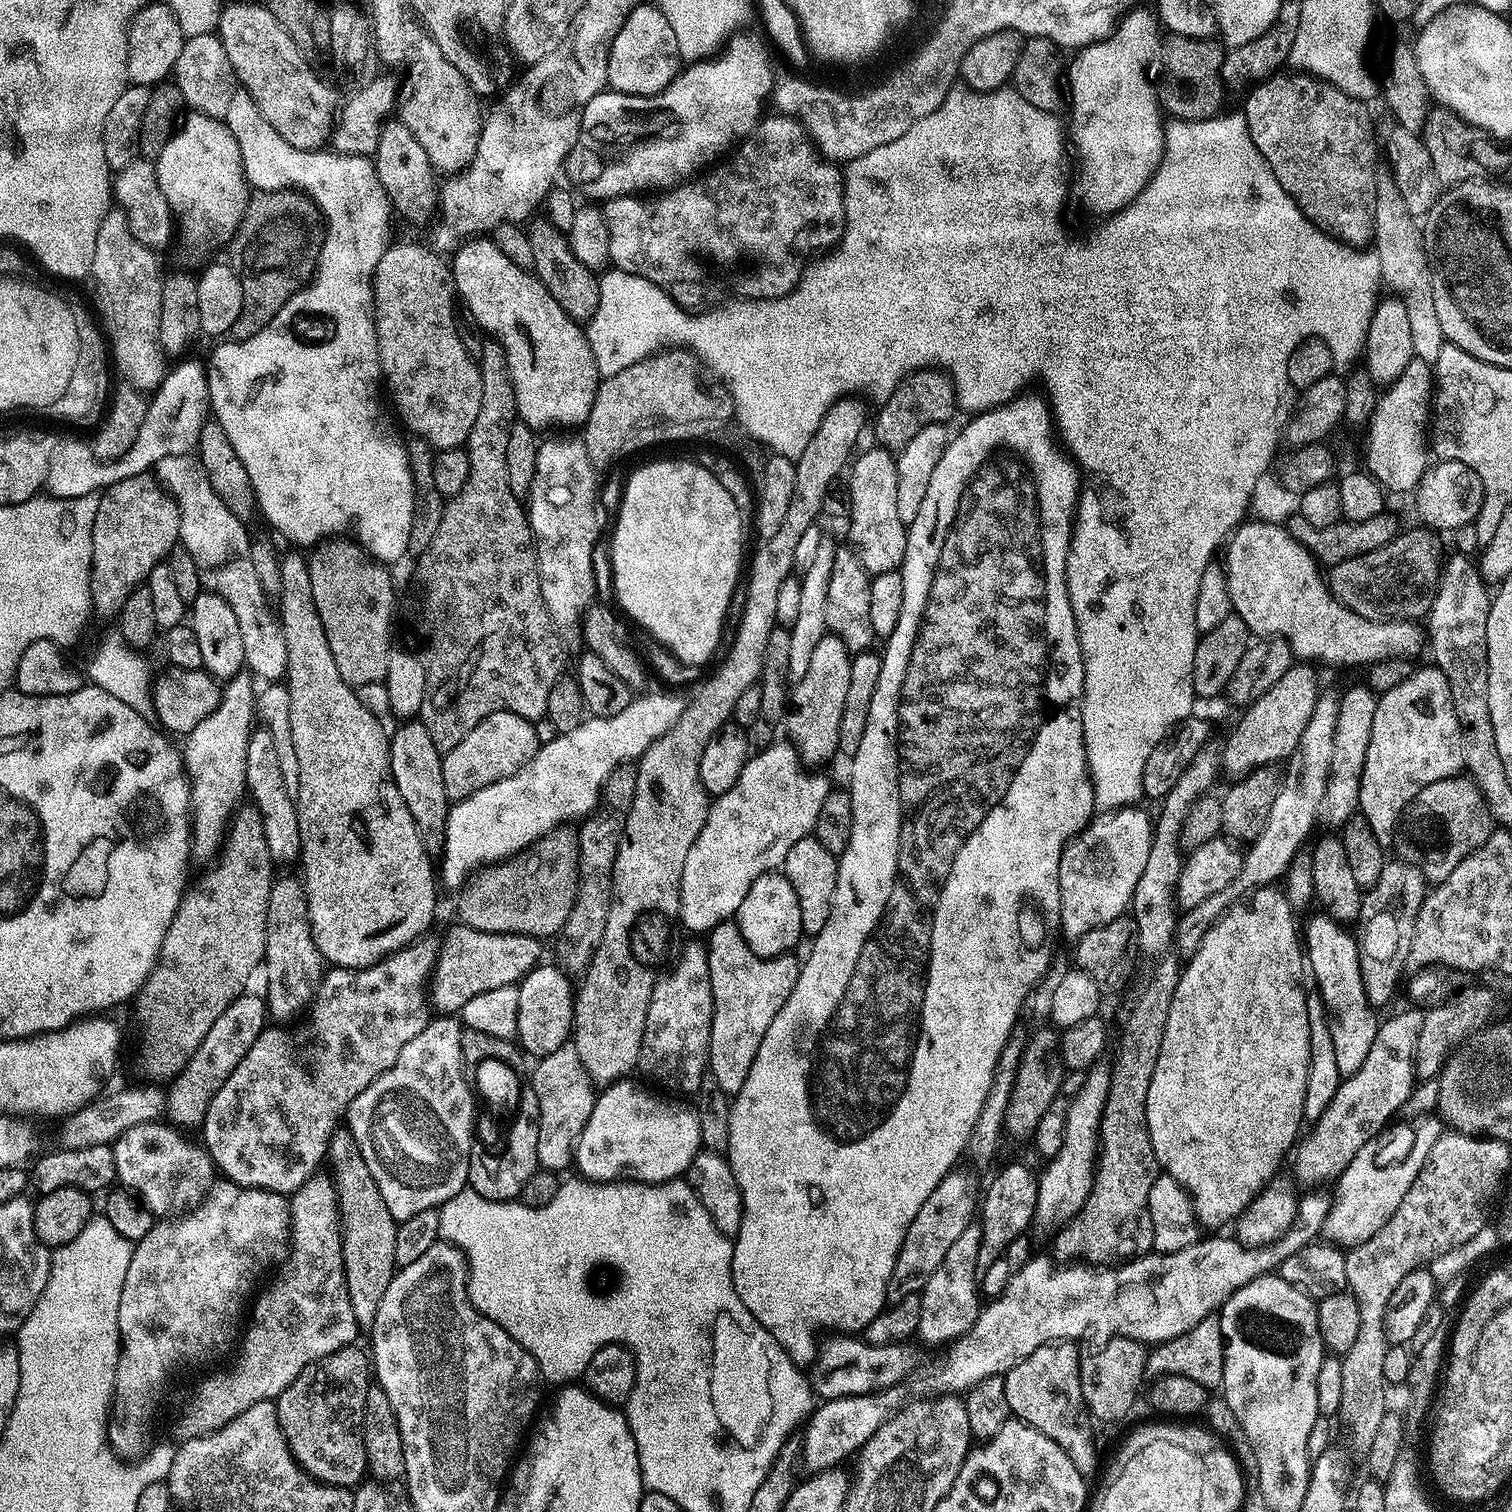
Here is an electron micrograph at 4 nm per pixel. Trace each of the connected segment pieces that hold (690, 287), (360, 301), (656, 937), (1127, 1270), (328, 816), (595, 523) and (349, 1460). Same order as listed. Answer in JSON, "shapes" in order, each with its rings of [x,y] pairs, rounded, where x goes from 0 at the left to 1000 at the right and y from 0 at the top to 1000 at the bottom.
{"shapes":[[[[521,75],[513,76],[506,76],[500,87],[494,91],[481,105],[476,107],[479,107],[479,108],[474,108],[470,113],[466,115],[469,115],[469,116],[464,116],[462,118],[448,122],[446,124],[440,126],[438,128],[432,129],[431,131],[424,131],[423,129],[419,128],[417,130],[407,130],[405,132],[399,133],[399,144],[403,152],[404,174],[411,178],[412,180],[416,180],[433,187],[449,204],[452,204],[458,208],[464,208],[471,205],[479,200],[483,199],[485,197],[491,198],[515,198],[516,196],[521,196],[524,193],[532,183],[533,175],[536,173],[534,171],[540,169],[540,170],[542,170],[545,168],[542,168],[542,167],[545,167],[547,164],[548,165],[552,165],[558,157],[560,150],[558,147],[558,114],[555,108],[551,107],[544,103],[540,93],[535,89],[535,85],[530,82],[526,77]]],[[[161,60],[156,60],[155,65],[152,65],[152,70],[149,72],[147,81],[152,86],[152,89],[155,89],[155,94],[157,94],[157,99],[160,102],[161,116],[165,122],[173,127],[198,126],[199,128],[203,128],[206,134],[210,138],[213,146],[213,142],[214,142],[214,146],[217,147],[217,153],[216,151],[213,156],[212,171],[209,173],[209,182],[190,198],[189,202],[187,202],[187,205],[184,205],[184,208],[181,208],[181,210],[179,210],[179,213],[176,216],[173,216],[173,218],[171,218],[171,221],[168,221],[168,224],[144,227],[146,228],[138,234],[138,241],[136,240],[136,249],[140,274],[146,280],[147,284],[149,284],[149,290],[152,290],[152,295],[155,295],[157,303],[160,303],[160,308],[163,308],[163,313],[165,313],[167,325],[169,326],[171,340],[173,339],[189,356],[194,357],[196,359],[194,360],[208,361],[215,356],[225,356],[232,353],[236,360],[239,360],[245,368],[248,368],[252,372],[268,370],[270,368],[270,359],[271,358],[271,345],[274,345],[275,322],[271,313],[268,292],[264,291],[265,284],[263,282],[261,278],[261,281],[259,281],[259,276],[254,273],[254,270],[251,268],[253,247],[250,224],[249,223],[246,186],[249,181],[249,175],[253,171],[255,164],[258,161],[257,145],[261,143],[261,138],[253,126],[253,122],[250,120],[249,109],[242,103],[227,103],[225,101],[216,99],[203,101],[192,97],[192,94],[189,94],[189,91],[187,91],[187,89],[184,89],[184,86],[181,86],[181,83],[179,83],[179,81],[176,81],[176,78],[173,78],[173,73],[171,73],[168,65],[165,65],[165,62]]],[[[559,263],[553,265],[549,269],[549,271],[546,271],[544,279],[541,279],[541,284],[538,284],[538,290],[536,290],[533,298],[530,298],[530,300],[525,306],[526,308],[526,313],[525,313],[525,329],[522,329],[522,335],[520,337],[520,343],[517,345],[517,348],[515,348],[515,353],[512,353],[512,356],[505,358],[505,359],[502,360],[503,362],[501,364],[500,368],[497,370],[497,376],[496,376],[495,378],[494,376],[493,384],[495,381],[495,390],[492,392],[492,403],[489,405],[489,413],[487,414],[487,421],[485,422],[484,427],[481,429],[481,435],[477,438],[476,442],[475,442],[468,450],[466,449],[465,452],[462,453],[464,455],[461,456],[460,461],[459,461],[458,463],[456,462],[454,464],[451,472],[448,475],[448,478],[446,478],[444,482],[442,483],[437,489],[433,490],[432,492],[423,499],[423,502],[420,506],[421,519],[419,520],[419,530],[417,533],[417,538],[414,541],[414,549],[413,550],[411,557],[409,560],[409,567],[406,567],[405,596],[403,597],[403,604],[401,607],[401,615],[398,618],[398,623],[395,626],[394,630],[392,632],[392,637],[389,638],[389,641],[385,644],[384,648],[386,649],[384,649],[384,653],[382,651],[382,653],[380,654],[380,663],[378,665],[378,685],[377,686],[377,690],[382,694],[382,700],[385,700],[385,705],[388,705],[388,708],[392,711],[392,714],[395,718],[401,718],[408,714],[417,712],[419,711],[418,708],[419,710],[421,708],[423,702],[423,695],[425,694],[425,681],[427,679],[427,668],[430,665],[430,660],[433,657],[433,652],[435,648],[437,647],[438,642],[446,638],[447,636],[450,634],[450,629],[454,624],[454,616],[450,610],[451,573],[454,573],[454,567],[456,565],[456,560],[459,560],[462,552],[464,552],[464,546],[468,540],[468,533],[470,531],[468,524],[464,520],[464,515],[462,512],[462,507],[464,507],[464,498],[467,496],[467,493],[470,491],[470,488],[472,488],[472,485],[475,485],[475,483],[484,476],[485,466],[488,465],[488,461],[489,461],[492,457],[501,454],[503,449],[503,444],[504,443],[504,435],[507,433],[507,425],[509,425],[509,419],[511,415],[514,415],[515,413],[513,407],[515,390],[517,390],[517,385],[519,385],[520,382],[524,380],[525,378],[525,364],[527,362],[528,358],[530,356],[530,353],[534,351],[537,347],[540,346],[540,344],[543,342],[544,330],[546,329],[548,325],[550,325],[554,318],[555,318],[553,317],[555,316],[556,312],[557,312],[557,315],[559,310],[562,309],[562,305],[567,298],[566,293],[568,292],[569,288],[571,286],[571,282],[573,282],[573,280],[575,282],[575,272],[574,275],[574,270],[569,265],[571,264]]],[[[865,787],[865,788],[859,792],[857,798],[857,807],[853,811],[853,813],[851,813],[851,816],[848,816],[848,819],[845,819],[843,821],[840,821],[837,824],[829,824],[825,825],[823,823],[821,823],[819,820],[814,817],[807,817],[810,816],[802,816],[800,819],[794,819],[790,824],[784,824],[784,827],[779,827],[778,828],[771,828],[769,829],[760,829],[753,832],[747,833],[745,835],[739,835],[737,837],[726,837],[719,835],[699,835],[695,830],[688,831],[683,830],[682,833],[679,835],[679,837],[676,837],[676,840],[673,840],[673,843],[671,843],[671,845],[668,845],[668,848],[665,851],[665,853],[663,857],[654,859],[653,862],[649,864],[647,872],[644,874],[644,877],[638,884],[630,886],[626,890],[626,894],[627,897],[624,897],[622,899],[619,899],[616,902],[616,905],[614,907],[614,915],[617,918],[617,921],[619,922],[638,922],[640,919],[645,917],[647,914],[649,914],[655,910],[663,910],[673,901],[676,901],[679,898],[681,898],[681,896],[684,896],[684,893],[687,893],[692,889],[700,889],[702,888],[714,888],[716,884],[730,884],[729,885],[743,885],[744,886],[751,886],[752,888],[757,890],[764,890],[769,886],[774,885],[779,885],[779,882],[782,882],[784,880],[787,880],[790,877],[792,877],[792,874],[795,874],[795,872],[806,868],[808,863],[810,862],[815,856],[821,851],[824,851],[829,845],[833,844],[838,844],[843,842],[848,837],[848,835],[851,835],[851,832],[853,832],[853,829],[858,829],[858,827],[861,827],[861,824],[868,822],[875,815],[876,809],[881,800],[880,790],[878,790],[876,787]]],[[[193,364],[185,368],[185,382],[187,382],[187,390],[184,393],[184,409],[185,416],[189,422],[189,430],[190,431],[190,444],[189,452],[192,459],[192,488],[194,488],[194,499],[197,499],[197,517],[198,518],[198,526],[197,527],[197,536],[198,538],[198,565],[198,571],[201,571],[201,579],[200,584],[201,591],[204,595],[204,604],[205,604],[205,612],[208,618],[208,626],[214,632],[218,638],[224,640],[243,640],[250,637],[254,632],[259,630],[263,630],[280,620],[280,616],[286,611],[286,605],[288,603],[288,587],[286,585],[287,582],[287,571],[283,569],[283,563],[280,562],[279,551],[275,548],[274,541],[271,541],[271,536],[269,536],[269,530],[266,530],[266,525],[263,525],[263,520],[259,514],[258,507],[258,496],[257,495],[257,485],[254,485],[255,479],[247,472],[244,472],[237,464],[235,456],[228,451],[226,446],[224,446],[224,440],[221,440],[221,433],[218,433],[218,425],[216,425],[216,418],[213,417],[213,410],[210,409],[210,403],[206,397],[205,390],[205,380],[204,379],[204,371],[202,366],[198,364]]],[[[383,288],[381,288],[365,288],[363,291],[360,291],[354,294],[353,304],[352,305],[352,321],[349,323],[348,329],[348,338],[349,340],[349,347],[352,349],[352,356],[354,360],[354,371],[356,372],[356,380],[357,380],[357,387],[358,388],[358,396],[361,398],[361,403],[364,406],[365,412],[368,416],[374,417],[378,412],[383,411],[387,404],[392,401],[394,394],[394,376],[392,374],[392,362],[394,360],[394,356],[397,354],[397,351],[399,349],[399,346],[402,344],[402,339],[397,334],[397,331],[394,329],[394,312],[395,310],[392,306],[392,304],[388,300],[388,295]]],[[[231,890],[202,903],[187,923],[183,924],[183,937],[190,958],[196,968],[207,979],[214,983],[232,985],[241,978],[243,974],[242,954],[239,948],[239,938],[242,930],[242,919],[245,915],[245,897],[238,890]]]]}

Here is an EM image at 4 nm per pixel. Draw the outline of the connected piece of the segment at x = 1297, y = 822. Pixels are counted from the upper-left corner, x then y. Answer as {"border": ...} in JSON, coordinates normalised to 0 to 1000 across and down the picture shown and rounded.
{"border":[[[878,454],[874,456],[872,464],[869,467],[869,472],[867,473],[866,478],[862,483],[858,493],[850,505],[851,509],[849,509],[848,511],[846,525],[840,533],[837,546],[835,547],[835,552],[826,559],[827,562],[825,562],[823,564],[822,574],[819,581],[811,589],[807,589],[794,597],[792,599],[785,601],[780,608],[778,622],[779,627],[780,624],[783,631],[791,629],[798,615],[800,615],[800,612],[814,601],[816,596],[827,589],[843,584],[846,580],[847,581],[854,573],[856,566],[862,560],[869,546],[870,547],[873,533],[878,519],[880,505],[882,499],[882,484],[884,483],[887,460],[886,456],[878,455]]]}

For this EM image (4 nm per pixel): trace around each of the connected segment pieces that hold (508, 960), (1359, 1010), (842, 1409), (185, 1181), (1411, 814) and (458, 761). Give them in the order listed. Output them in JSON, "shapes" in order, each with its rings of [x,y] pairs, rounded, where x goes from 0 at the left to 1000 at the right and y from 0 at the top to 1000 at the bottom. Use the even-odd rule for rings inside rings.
{"shapes":[[[[302,610],[294,624],[290,626],[284,657],[287,667],[291,671],[302,671],[311,660],[321,657],[321,655],[329,655],[329,652],[343,651],[358,637],[358,622],[348,618],[319,616]]],[[[878,604],[868,606],[865,608],[865,612],[861,614],[861,627],[864,630],[864,640],[870,647],[870,655],[873,659],[873,663],[876,665],[876,671],[878,673],[880,679],[880,687],[882,688],[882,698],[885,702],[885,708],[887,712],[893,710],[898,710],[901,706],[901,702],[906,695],[906,692],[909,690],[909,684],[911,679],[911,667],[906,665],[903,660],[903,655],[901,652],[901,642],[899,641],[899,626],[896,618],[891,616],[890,612],[886,608],[881,608]]],[[[593,915],[585,918],[584,921],[576,921],[569,923],[560,923],[554,926],[544,927],[538,933],[531,946],[532,964],[531,970],[535,974],[546,974],[547,971],[558,969],[560,963],[565,964],[571,954],[583,944],[586,940],[601,928],[600,917]],[[543,931],[543,931],[542,931]]],[[[104,742],[89,745],[73,757],[77,780],[89,789],[101,805],[116,806],[131,800],[141,786],[142,771],[138,760],[121,751],[124,751],[118,745],[111,742]]],[[[964,512],[946,517],[936,526],[929,536],[922,554],[923,565],[931,571],[938,573],[945,585],[953,585],[978,560],[985,554],[988,550],[987,539],[978,522],[976,518],[970,512]]],[[[327,471],[319,475],[319,478],[316,478],[316,480],[303,491],[303,493],[293,498],[291,504],[292,520],[295,520],[297,530],[308,529],[317,521],[343,512],[343,509],[351,504],[358,493],[358,487],[354,485],[354,481],[353,477],[337,471]]]]}

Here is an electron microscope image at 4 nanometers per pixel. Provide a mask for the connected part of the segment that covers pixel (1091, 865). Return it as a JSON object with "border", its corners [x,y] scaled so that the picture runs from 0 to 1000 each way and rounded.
{"border":[[[754,533],[739,534],[726,539],[704,558],[702,567],[700,570],[700,586],[701,616],[706,618],[707,622],[711,623],[716,618],[721,618],[721,615],[726,615],[726,612],[731,612],[731,610],[737,610],[737,607],[747,603],[750,586],[753,586],[753,581],[755,581],[755,575],[757,574],[761,565],[763,547],[763,540],[759,540]]]}

